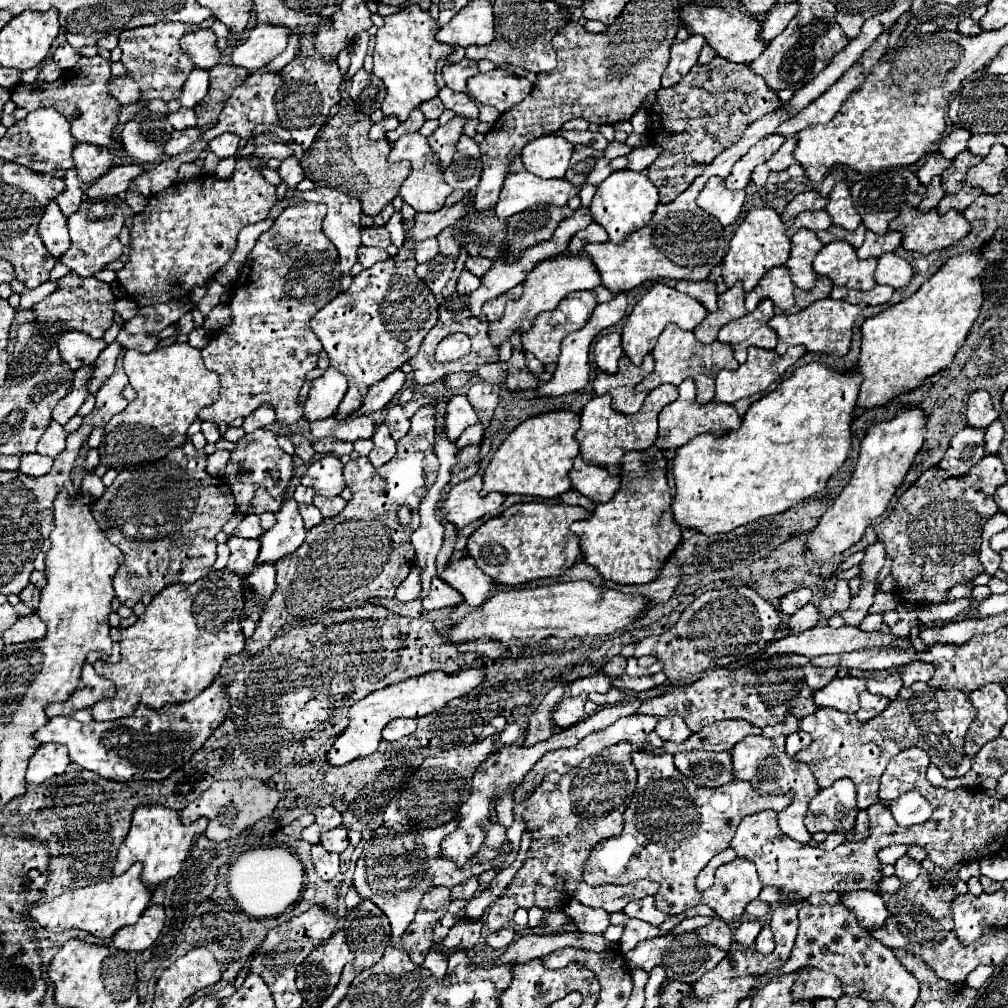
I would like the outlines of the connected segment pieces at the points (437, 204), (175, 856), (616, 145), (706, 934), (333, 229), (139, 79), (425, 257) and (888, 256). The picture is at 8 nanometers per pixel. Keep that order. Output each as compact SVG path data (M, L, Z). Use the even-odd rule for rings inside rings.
M419 132L403 134L393 144L391 158L393 160L409 160L411 162L411 168L413 168L411 170L411 176L401 184L401 192L399 192L399 196L409 206L413 206L417 212L437 212L439 208L443 208L443 202L453 192L453 188L445 182L445 174L443 174L443 170L439 166L439 158L431 150L431 146L429 146L429 142L427 142L425 136L421 136Z
M153 804L151 806L137 806L135 812L133 812L129 834L119 848L119 854L117 854L117 860L115 860L115 866L113 866L113 874L119 876L133 862L141 862L143 864L141 880L145 884L157 886L157 884L169 880L171 876L175 876L181 870L189 850L195 844L195 840L205 834L207 824L209 824L207 818L199 818L191 824L183 824L181 818L179 818L179 812L165 808L165 806L153 806Z
M613 140L613 142L609 142L609 146L605 148L605 158L607 158L607 160L611 160L611 158L617 158L617 156L625 156L625 154L633 148L634 147L629 148L629 146L627 146L627 144L623 144L623 142Z
M717 916L713 918L713 922L709 926L697 928L695 932L699 934L701 940L705 940L707 944L717 946L723 952L731 952L731 948L733 948L733 942L735 942L733 940L733 930L721 918L717 918Z
M313 188L309 192L293 192L289 196L289 200L285 202L285 206L293 200L309 200L309 202L323 202L327 206L327 216L323 220L323 234L335 244L335 248L339 250L339 266L341 266L341 272L343 276L347 276L353 268L353 264L357 264L357 250L361 246L361 206L355 198L347 196L347 194L341 194L339 190L331 190L331 188Z
M208 18L199 26L189 26L185 22L157 22L153 26L141 26L135 30L127 30L119 36L119 48L123 50L121 64L127 68L127 74L139 84L141 88L141 98L135 104L127 104L119 108L119 124L113 128L113 140L119 144L121 142L121 132L129 120L135 118L137 112L147 108L149 100L161 98L161 100L175 100L181 96L181 86L191 74L193 66L191 60L181 52L179 40L187 34L199 28L210 28L213 24L213 18Z
M429 238L429 240L425 240L425 242L421 242L421 244L417 246L415 260L417 260L417 262L429 262L437 252L439 252L437 238Z
M885 252L883 256L879 256L875 280L877 280L877 284L903 288L911 280L911 264L903 258L899 258L895 252Z

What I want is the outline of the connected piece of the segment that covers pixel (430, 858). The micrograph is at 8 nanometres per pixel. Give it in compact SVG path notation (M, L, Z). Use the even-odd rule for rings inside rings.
M451 820L443 826L437 826L437 828L429 828L429 830L415 830L409 826L393 824L393 826L379 826L373 832L373 836L365 842L363 854L355 866L353 886L361 898L369 898L387 914L387 918L391 922L391 943L399 944L401 942L403 932L409 928L409 924L413 922L413 916L419 908L419 900L431 886L443 884L447 888L453 888L453 886L461 884L463 880L467 880L469 876L479 876L481 872L485 872L489 868L501 866L503 858L497 858L497 860L491 860L485 864L467 862L465 868L461 870L447 858L441 858L439 844L451 830L455 830L455 820Z

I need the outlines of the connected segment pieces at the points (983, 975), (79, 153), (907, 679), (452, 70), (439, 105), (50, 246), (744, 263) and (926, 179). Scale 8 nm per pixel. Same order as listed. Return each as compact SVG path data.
M979 966L979 968L975 968L973 972L969 972L969 976L967 976L965 984L967 984L969 988L979 990L979 988L981 988L981 984L983 984L991 974L993 974L993 966Z
M87 142L75 144L73 160L75 168L79 170L79 180L85 184L95 182L95 178L111 168L111 152L105 146L95 146Z
M911 662L897 670L903 676L903 686L911 686L913 682L929 682L935 672L935 666L929 662Z
M463 58L461 62L457 64L447 64L443 68L443 80L445 84L455 90L455 92L465 92L467 88L467 78L469 76L475 76L479 70L477 70L477 62L475 60L469 60L469 58Z
M435 96L435 98L431 98L431 100L427 100L427 102L423 102L421 106L421 112L425 114L425 118L429 120L429 118L439 118L441 116L441 112L445 110L445 106L443 106L443 102Z
M51 200L43 212L43 218L37 226L37 232L45 244L45 248L59 258L59 254L63 254L63 250L67 250L69 246L69 234L67 234L67 218L63 216L59 204L55 200Z
M753 208L745 220L737 226L727 254L721 262L721 272L723 272L723 280L727 284L727 288L731 288L737 280L743 282L745 292L751 292L759 280L775 266L781 266L787 262L789 258L789 250L791 250L791 242L789 236L785 234L787 224L781 222L779 214L771 208Z
M931 152L925 160L925 164L917 170L917 178L921 184L929 184L933 176L943 174L943 170L947 170L947 166L951 166L951 162L947 158L943 158L939 152Z

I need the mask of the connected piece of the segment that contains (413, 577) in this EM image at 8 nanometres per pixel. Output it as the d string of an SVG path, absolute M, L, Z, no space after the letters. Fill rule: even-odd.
M415 564L407 576L407 580L397 588L395 598L401 602L409 602L409 600L417 600L421 594L421 566Z

